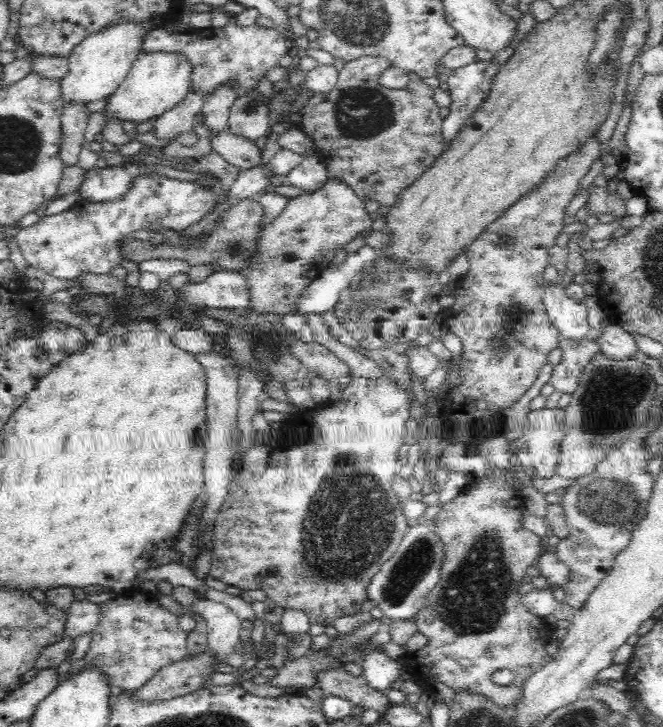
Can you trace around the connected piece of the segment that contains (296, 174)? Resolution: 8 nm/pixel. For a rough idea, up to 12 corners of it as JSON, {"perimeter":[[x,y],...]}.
{"perimeter":[[316,156],[287,174],[289,188],[320,190],[330,179]]}

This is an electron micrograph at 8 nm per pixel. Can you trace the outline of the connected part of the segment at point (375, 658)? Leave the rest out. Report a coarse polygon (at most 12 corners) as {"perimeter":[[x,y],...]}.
{"perimeter":[[383,649],[362,661],[363,677],[386,690],[404,669]]}

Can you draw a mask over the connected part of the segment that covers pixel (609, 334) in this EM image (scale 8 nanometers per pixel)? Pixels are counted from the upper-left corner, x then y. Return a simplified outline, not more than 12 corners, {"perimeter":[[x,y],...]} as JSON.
{"perimeter":[[610,322],[599,338],[601,353],[612,360],[634,358],[630,333]]}

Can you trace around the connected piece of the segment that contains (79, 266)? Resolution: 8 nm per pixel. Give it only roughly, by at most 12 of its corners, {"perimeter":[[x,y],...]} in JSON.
{"perimeter":[[150,172],[20,228],[29,266],[105,275],[134,230],[182,231],[218,202]]}

